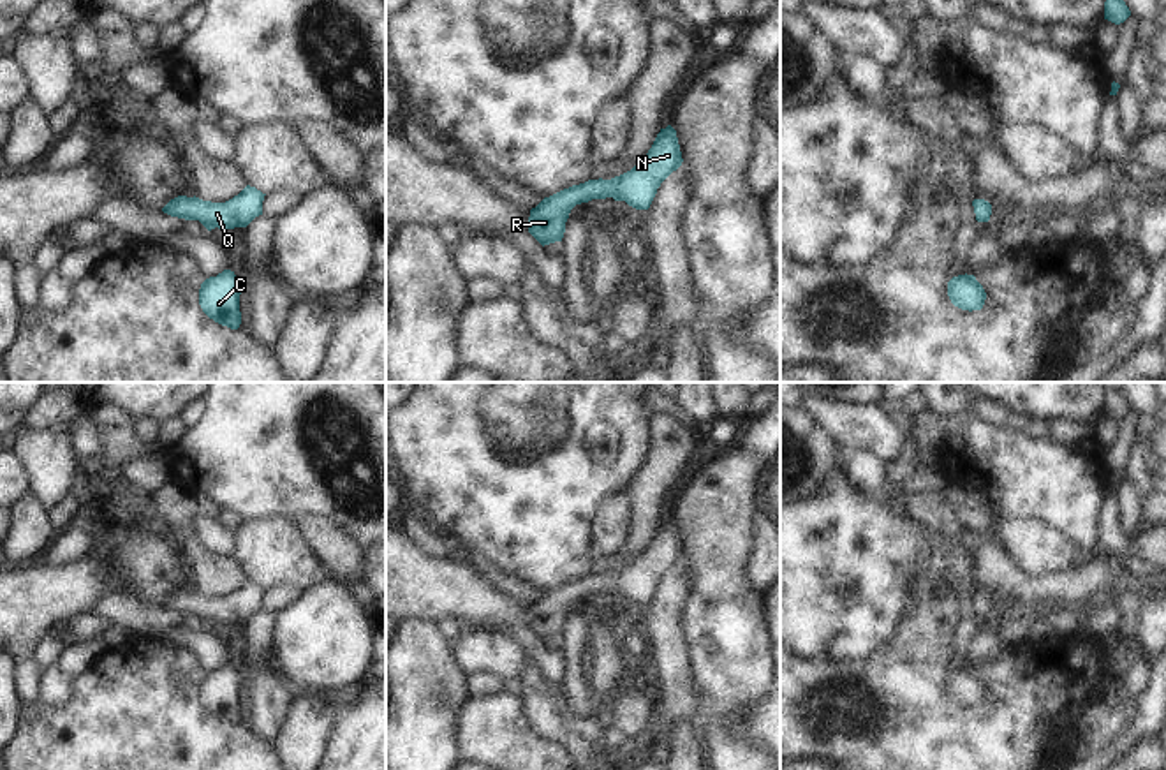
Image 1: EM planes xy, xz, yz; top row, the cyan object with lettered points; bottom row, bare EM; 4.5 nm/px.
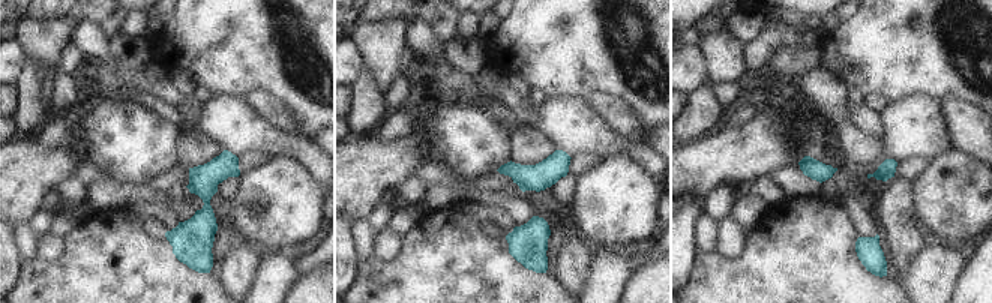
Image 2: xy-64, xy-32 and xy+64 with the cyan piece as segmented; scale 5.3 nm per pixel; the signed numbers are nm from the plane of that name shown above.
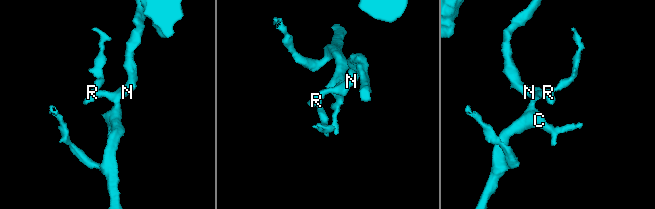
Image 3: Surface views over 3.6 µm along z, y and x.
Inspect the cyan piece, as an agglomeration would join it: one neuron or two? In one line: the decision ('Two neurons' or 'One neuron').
One neuron

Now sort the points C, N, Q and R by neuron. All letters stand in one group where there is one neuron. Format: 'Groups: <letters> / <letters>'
Groups: C N Q R

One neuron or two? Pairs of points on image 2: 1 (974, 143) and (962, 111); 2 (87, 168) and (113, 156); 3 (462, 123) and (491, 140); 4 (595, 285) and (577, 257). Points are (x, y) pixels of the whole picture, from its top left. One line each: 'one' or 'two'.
1: one
2: two
3: one
4: two

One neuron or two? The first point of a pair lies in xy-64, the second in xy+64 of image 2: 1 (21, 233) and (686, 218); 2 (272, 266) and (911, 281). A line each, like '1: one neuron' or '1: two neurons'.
1: two neurons
2: one neuron

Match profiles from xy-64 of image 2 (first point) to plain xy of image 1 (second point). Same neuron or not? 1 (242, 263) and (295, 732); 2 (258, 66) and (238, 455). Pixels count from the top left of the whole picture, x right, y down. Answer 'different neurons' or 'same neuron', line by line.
1: different neurons
2: same neuron

